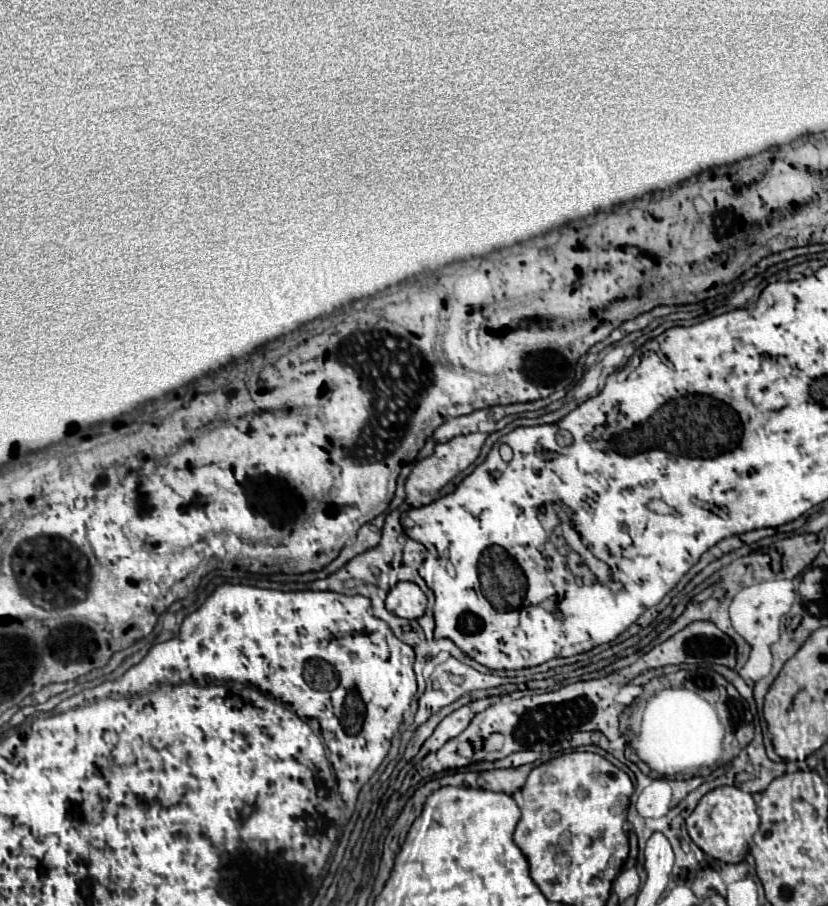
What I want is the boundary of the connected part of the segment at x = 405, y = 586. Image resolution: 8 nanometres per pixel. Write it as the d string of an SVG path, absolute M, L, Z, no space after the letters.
M398 582L386 598L386 610L400 618L420 618L426 610L426 596L414 582Z

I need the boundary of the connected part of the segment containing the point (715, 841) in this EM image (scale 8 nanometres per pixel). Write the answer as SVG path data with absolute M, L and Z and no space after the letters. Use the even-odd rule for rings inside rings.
M720 786L704 794L694 812L686 818L690 838L704 854L720 862L732 862L732 864L742 862L748 856L752 836L758 830L758 824L760 816L756 814L756 804L752 796L734 786Z

